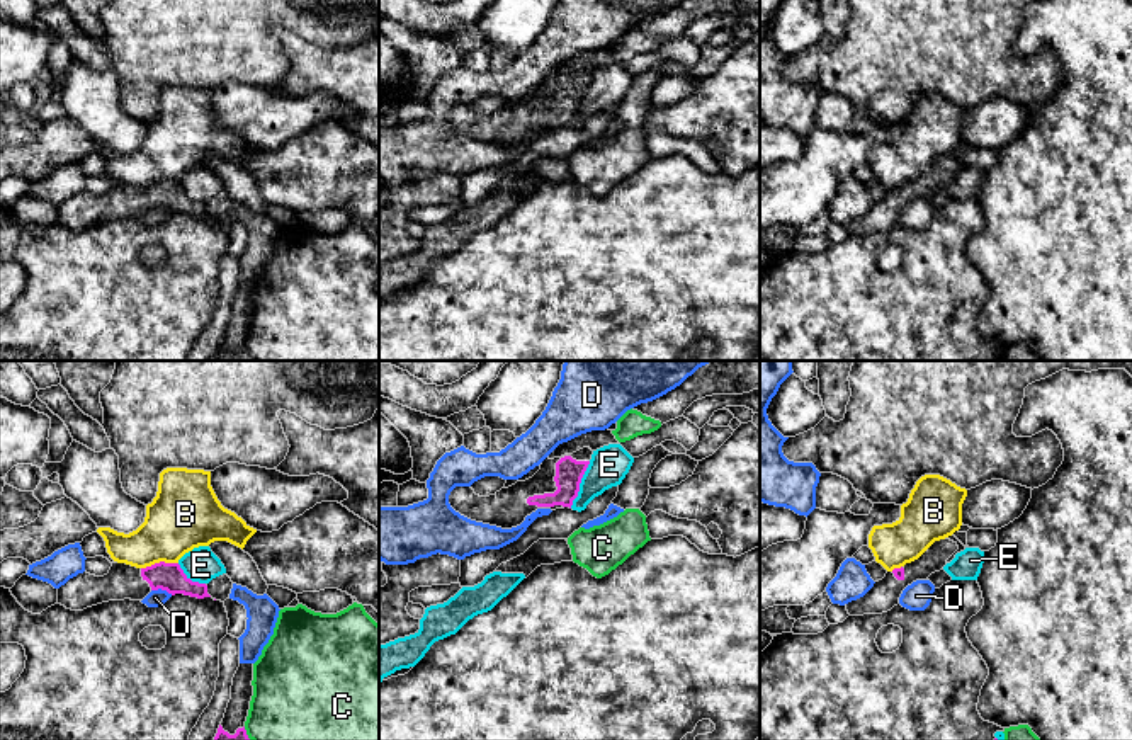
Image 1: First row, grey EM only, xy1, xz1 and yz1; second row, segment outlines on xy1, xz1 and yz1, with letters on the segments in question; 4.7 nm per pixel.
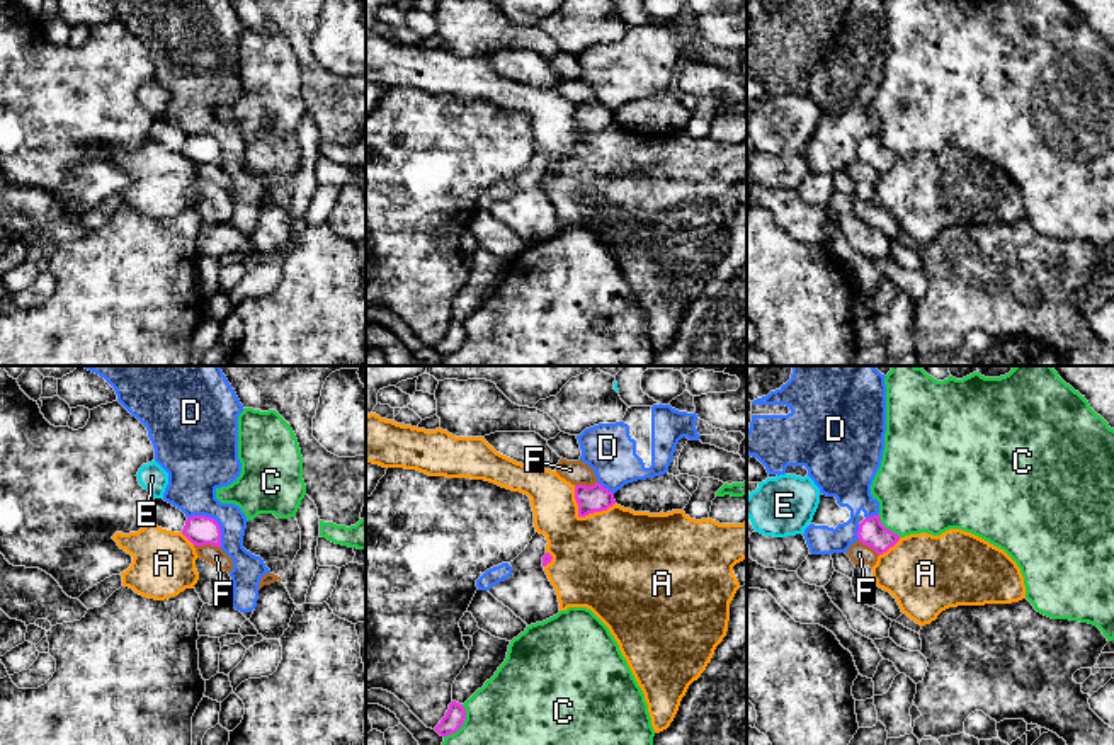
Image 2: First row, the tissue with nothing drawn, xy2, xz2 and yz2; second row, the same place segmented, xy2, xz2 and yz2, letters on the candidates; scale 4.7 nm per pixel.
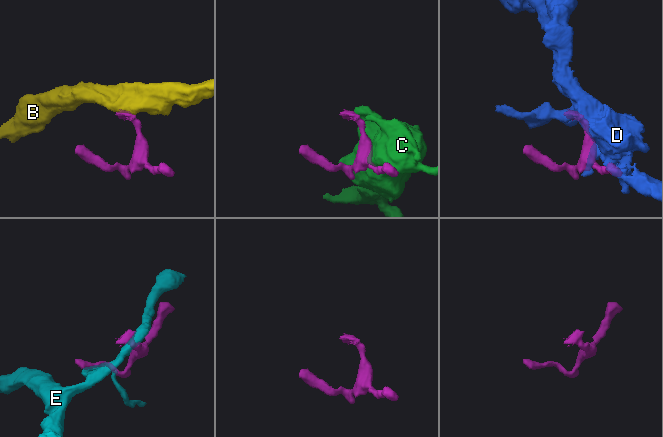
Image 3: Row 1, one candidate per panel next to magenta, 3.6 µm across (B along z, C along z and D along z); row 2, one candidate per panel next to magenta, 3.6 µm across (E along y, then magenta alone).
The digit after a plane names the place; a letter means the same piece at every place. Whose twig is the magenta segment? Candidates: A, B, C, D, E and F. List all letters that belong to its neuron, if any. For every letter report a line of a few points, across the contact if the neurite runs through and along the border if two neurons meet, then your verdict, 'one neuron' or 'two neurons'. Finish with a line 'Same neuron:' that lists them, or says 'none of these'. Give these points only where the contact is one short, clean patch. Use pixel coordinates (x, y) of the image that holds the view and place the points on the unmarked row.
A: two neurons
B: line xy1 (177, 181), (155, 181), (141, 187); two neurons
C: two neurons
D: two neurons
E: two neurons
F: line xy2 (194, 162), (216, 164), (220, 167); two neurons
Same neuron: none of these

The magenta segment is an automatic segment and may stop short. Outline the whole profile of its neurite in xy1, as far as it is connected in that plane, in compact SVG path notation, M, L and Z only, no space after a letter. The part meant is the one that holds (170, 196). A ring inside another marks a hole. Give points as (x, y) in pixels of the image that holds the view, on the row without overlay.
M116 180L104 196L83 191L70 197L58 208L58 223L71 230L83 230L109 219L143 219L151 209L158 208L172 214L211 216L207 204L192 201L178 182L160 180L136 187Z

